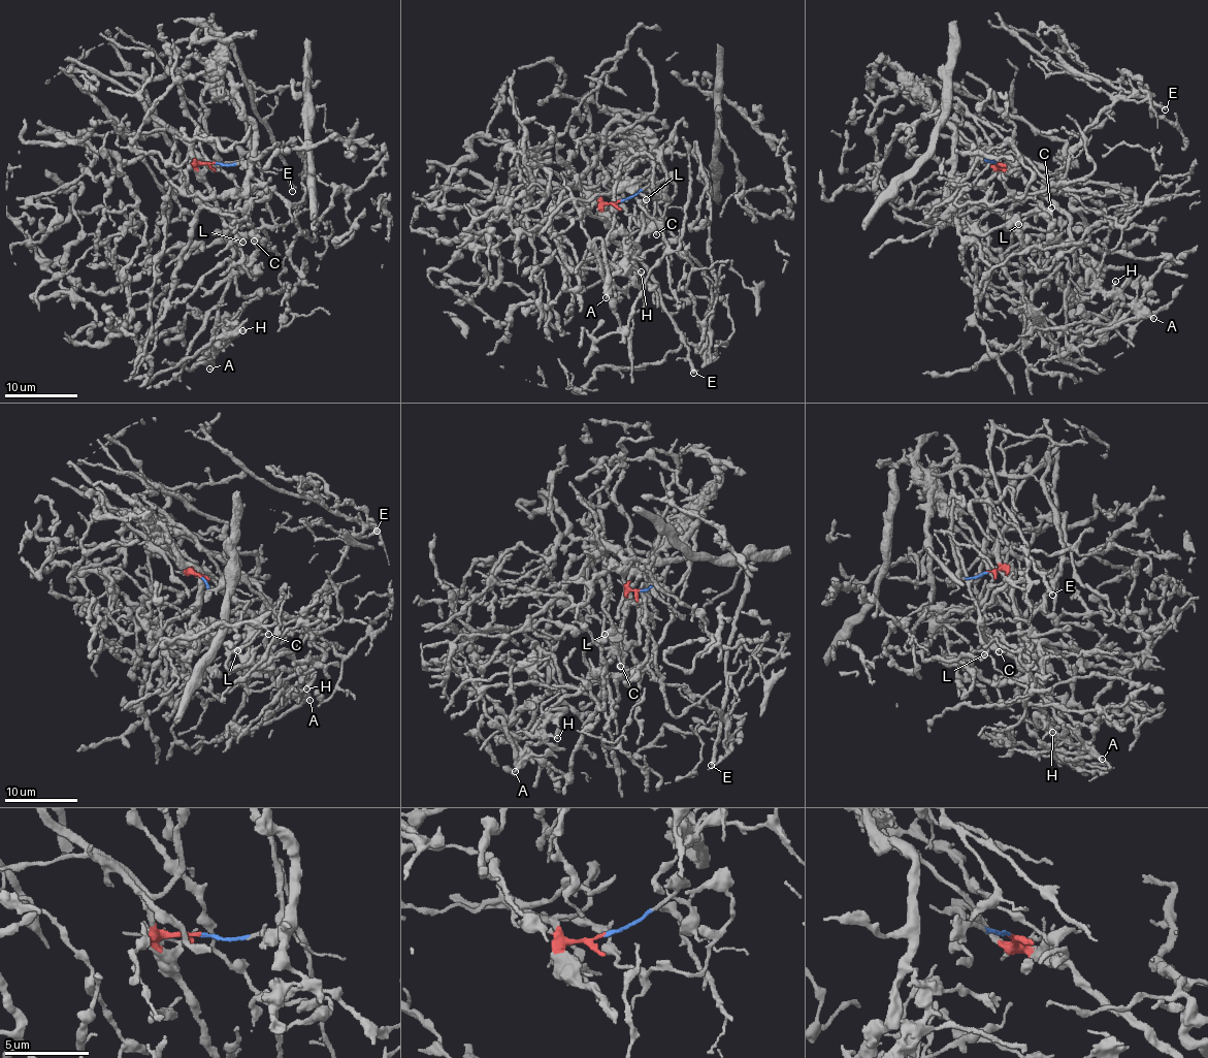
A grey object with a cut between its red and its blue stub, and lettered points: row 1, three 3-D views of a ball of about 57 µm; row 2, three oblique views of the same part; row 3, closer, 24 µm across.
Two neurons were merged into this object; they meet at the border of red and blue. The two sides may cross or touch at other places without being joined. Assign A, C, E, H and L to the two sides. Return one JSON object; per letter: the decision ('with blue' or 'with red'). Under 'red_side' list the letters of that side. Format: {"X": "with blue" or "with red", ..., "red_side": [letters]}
{"A": "with red", "C": "with red", "E": "with blue", "H": "with red", "L": "with red", "red_side": ["A", "C", "H", "L"]}

